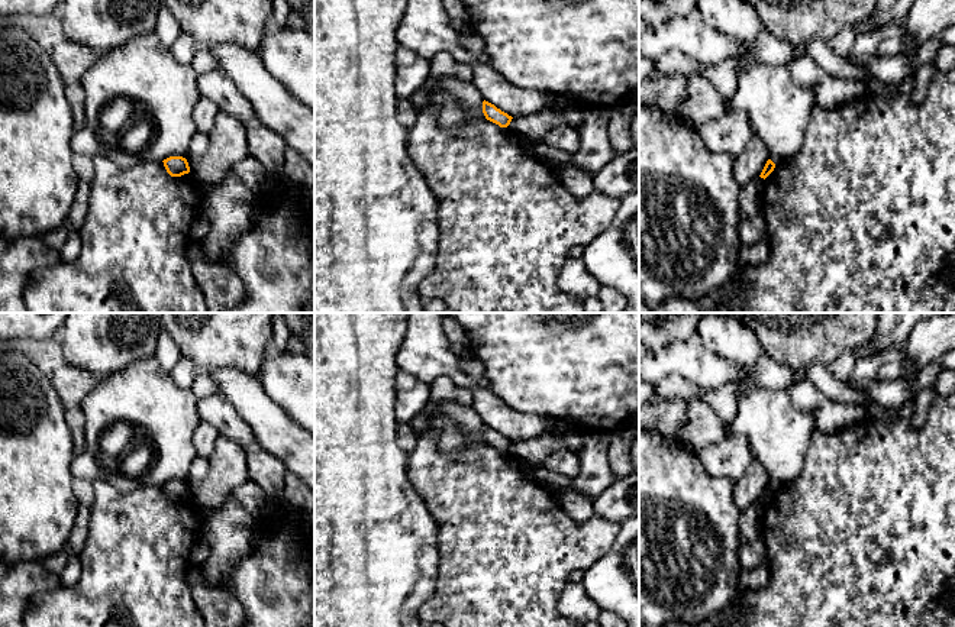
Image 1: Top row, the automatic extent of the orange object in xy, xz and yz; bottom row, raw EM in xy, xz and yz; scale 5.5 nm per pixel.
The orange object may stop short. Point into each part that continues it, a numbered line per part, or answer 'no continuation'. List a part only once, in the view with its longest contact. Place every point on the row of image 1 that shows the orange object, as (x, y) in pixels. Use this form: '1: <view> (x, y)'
no continuation

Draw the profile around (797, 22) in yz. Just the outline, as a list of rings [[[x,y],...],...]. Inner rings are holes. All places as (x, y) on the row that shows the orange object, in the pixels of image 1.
[[[746,0],[758,13],[764,30],[778,41],[804,45],[812,41],[827,42],[842,28],[869,17],[877,0]]]

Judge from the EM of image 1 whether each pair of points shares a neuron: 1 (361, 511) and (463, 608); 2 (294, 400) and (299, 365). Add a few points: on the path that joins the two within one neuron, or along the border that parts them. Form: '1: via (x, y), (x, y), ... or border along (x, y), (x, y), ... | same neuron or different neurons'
1: border along (438, 549), (436, 590), (418, 611) | different neurons
2: via (294, 391), (294, 374) | same neuron

